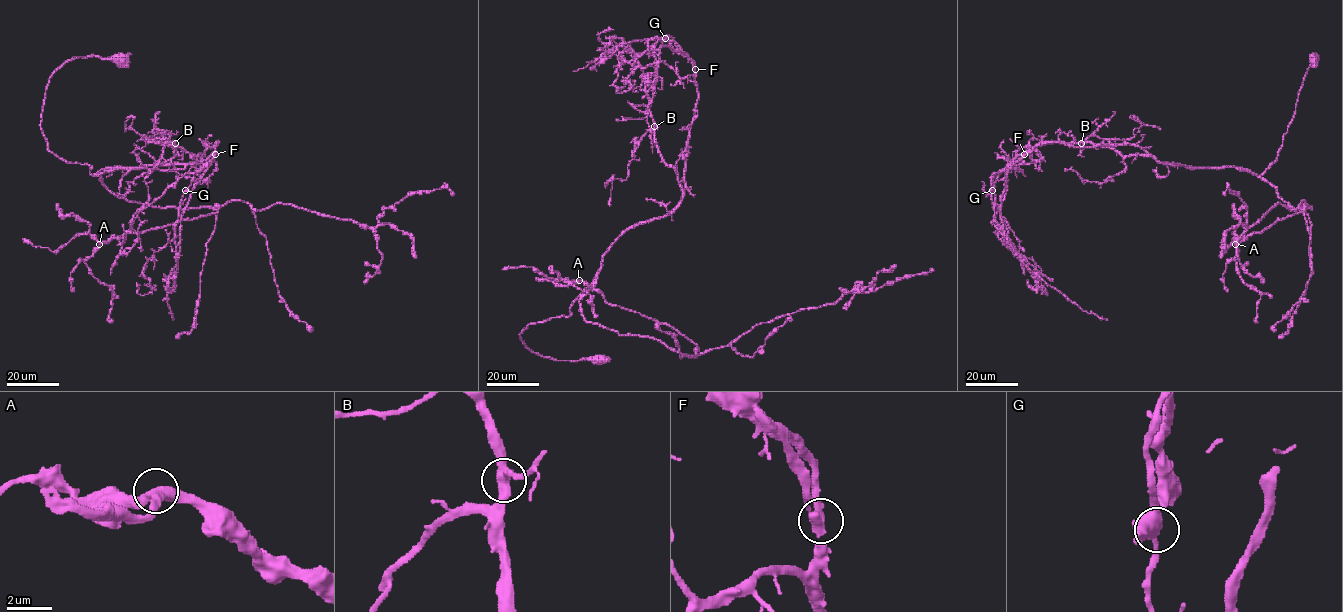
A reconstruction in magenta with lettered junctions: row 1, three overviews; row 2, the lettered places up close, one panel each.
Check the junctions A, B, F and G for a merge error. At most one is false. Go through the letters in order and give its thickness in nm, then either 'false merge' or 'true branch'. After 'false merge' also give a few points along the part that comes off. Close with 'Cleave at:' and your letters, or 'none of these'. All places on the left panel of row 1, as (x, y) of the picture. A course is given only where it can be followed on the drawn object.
A: calibre 400 nm; true branch
B: calibre 400 nm; true branch
F: calibre 400 nm; false merge; course (215, 154), (196, 172), (183, 194), (175, 227), (178, 262), (170, 289), (167, 280)
G: calibre 400 nm; true branch
Cleave at: F

